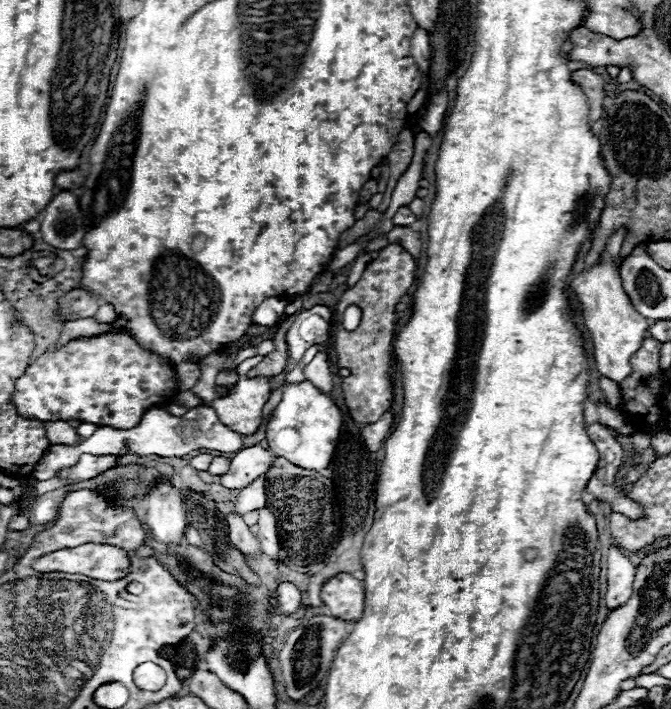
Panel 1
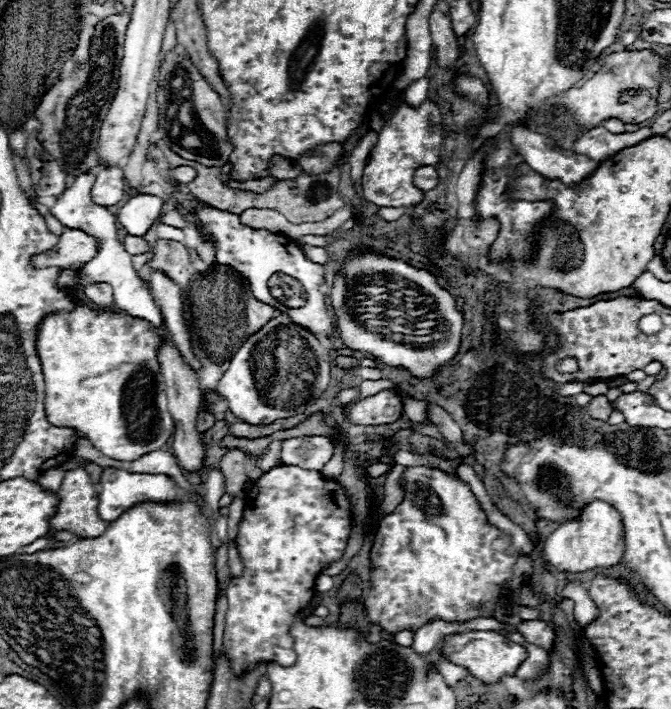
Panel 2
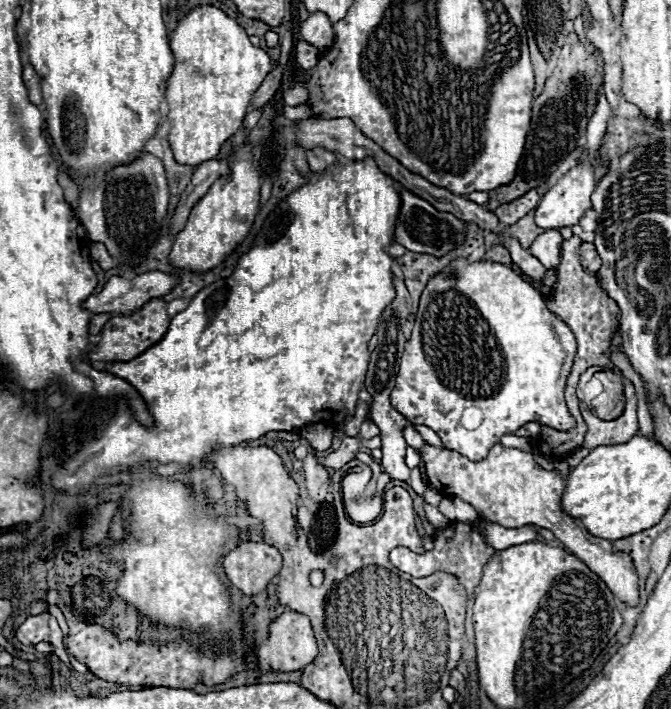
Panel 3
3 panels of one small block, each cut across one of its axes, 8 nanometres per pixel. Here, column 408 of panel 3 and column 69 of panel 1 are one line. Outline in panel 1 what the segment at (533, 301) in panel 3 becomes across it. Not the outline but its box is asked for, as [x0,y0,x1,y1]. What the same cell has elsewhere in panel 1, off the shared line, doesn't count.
[12,330,178,430]

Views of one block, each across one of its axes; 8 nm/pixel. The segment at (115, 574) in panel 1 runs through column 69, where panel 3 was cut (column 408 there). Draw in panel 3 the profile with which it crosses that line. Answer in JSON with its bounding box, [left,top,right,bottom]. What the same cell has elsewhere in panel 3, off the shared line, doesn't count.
[390,522,494,594]

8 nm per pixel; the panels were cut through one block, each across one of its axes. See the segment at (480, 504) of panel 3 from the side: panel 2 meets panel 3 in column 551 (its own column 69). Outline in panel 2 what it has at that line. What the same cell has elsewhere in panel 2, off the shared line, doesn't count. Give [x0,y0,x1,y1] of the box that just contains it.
[50,468,108,538]

